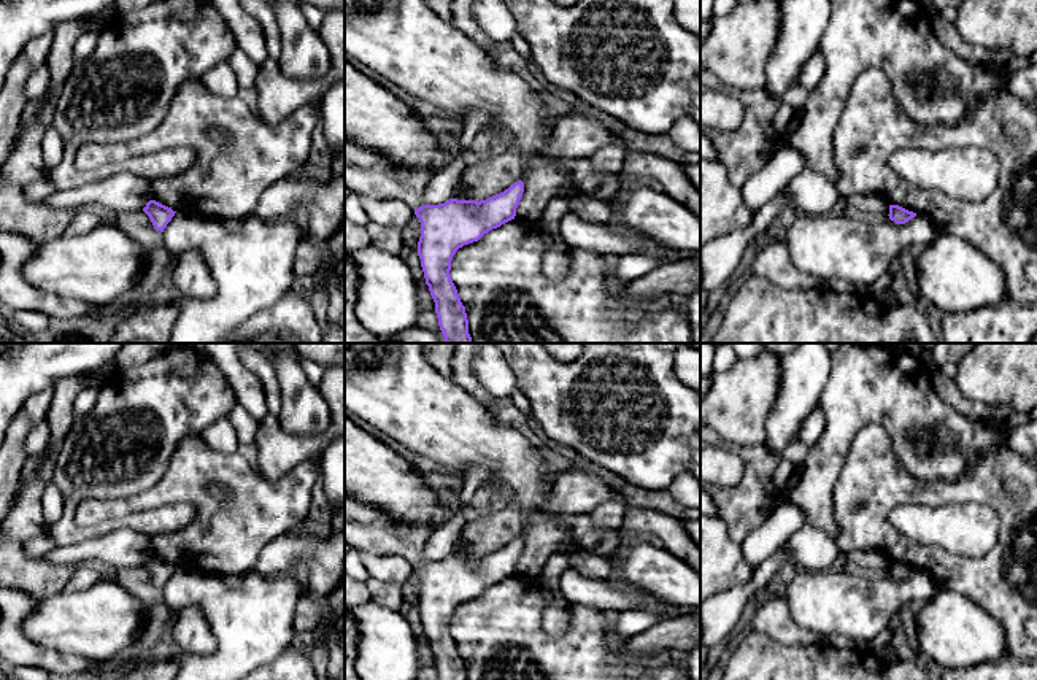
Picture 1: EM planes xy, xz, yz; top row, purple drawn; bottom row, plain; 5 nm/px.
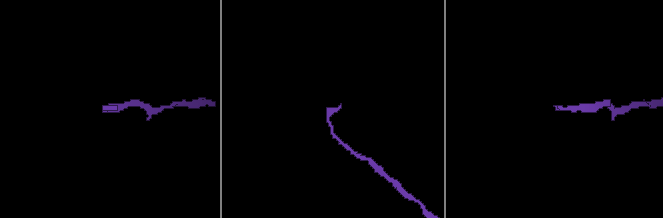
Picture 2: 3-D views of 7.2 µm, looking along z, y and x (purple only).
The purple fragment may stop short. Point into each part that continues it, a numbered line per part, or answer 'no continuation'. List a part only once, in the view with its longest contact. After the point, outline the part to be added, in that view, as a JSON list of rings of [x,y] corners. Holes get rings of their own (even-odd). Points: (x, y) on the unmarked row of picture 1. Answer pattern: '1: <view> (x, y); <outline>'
1: xz (367, 528); [[[345,494],[345,543],[357,551],[400,554],[411,566],[422,562],[422,551],[432,529],[407,524],[386,512]]]

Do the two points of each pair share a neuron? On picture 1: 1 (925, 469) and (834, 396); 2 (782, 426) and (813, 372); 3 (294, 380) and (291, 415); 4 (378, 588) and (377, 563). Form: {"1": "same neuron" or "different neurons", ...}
{"1": "same neuron", "2": "same neuron", "3": "same neuron", "4": "different neurons"}

